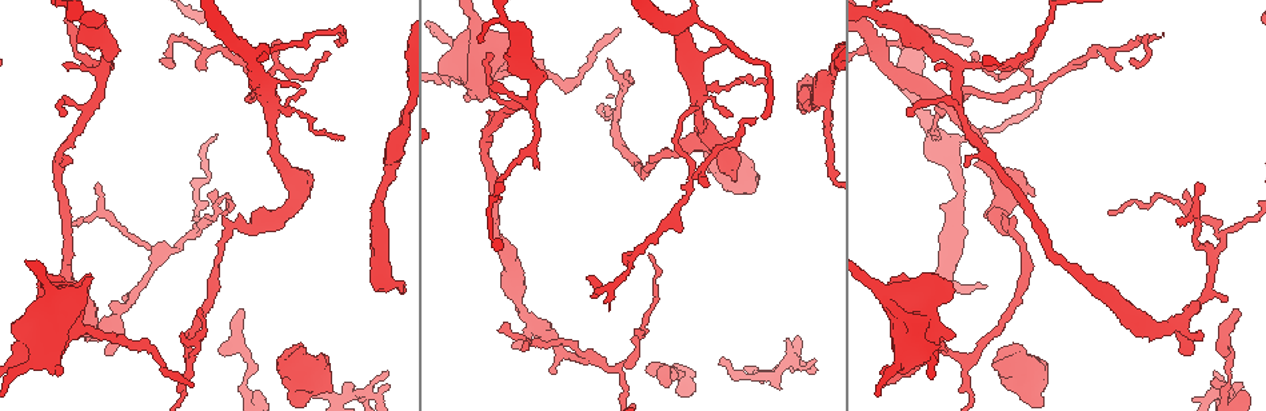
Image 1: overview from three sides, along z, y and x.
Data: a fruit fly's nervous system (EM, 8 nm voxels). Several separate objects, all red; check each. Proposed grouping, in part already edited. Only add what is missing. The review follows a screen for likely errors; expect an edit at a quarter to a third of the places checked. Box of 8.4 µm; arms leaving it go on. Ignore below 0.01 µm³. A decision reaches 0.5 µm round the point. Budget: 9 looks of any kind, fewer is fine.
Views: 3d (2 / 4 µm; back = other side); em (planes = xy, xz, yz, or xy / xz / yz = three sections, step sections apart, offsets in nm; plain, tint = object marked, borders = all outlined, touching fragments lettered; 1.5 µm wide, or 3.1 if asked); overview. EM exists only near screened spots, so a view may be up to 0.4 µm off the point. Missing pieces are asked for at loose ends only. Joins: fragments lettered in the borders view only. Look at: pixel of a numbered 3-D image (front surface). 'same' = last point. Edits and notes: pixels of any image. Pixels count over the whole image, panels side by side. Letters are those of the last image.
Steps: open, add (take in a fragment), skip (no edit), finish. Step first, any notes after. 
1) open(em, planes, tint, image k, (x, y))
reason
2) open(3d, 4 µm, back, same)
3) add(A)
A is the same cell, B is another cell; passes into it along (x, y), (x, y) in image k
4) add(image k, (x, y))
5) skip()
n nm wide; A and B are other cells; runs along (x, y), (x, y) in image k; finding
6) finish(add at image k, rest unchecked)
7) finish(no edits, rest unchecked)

open(em, planes, borders, image 1, (879, 373))
branch stops here

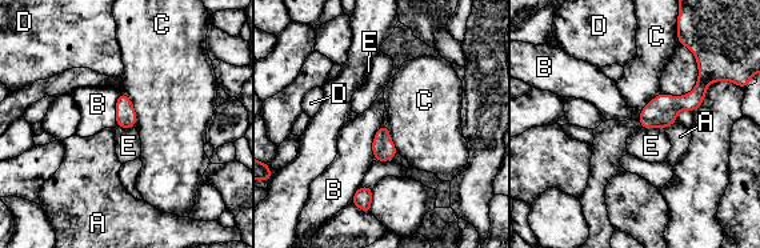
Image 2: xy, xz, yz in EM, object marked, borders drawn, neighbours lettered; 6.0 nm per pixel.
skip()
A, B, C, D and E are other cells; border along (383, 123), (372, 143), (374, 160) in image 2; no lettered fragment goes on from it

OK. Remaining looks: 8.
open(em, xy, step 4, tint, image 1, (62, 114))
tapers out

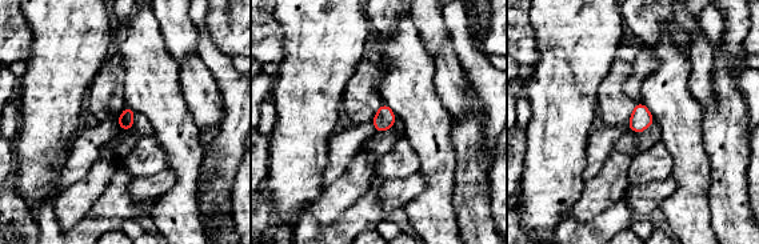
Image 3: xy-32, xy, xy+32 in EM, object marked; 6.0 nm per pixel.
open(em, planes, borders, same)

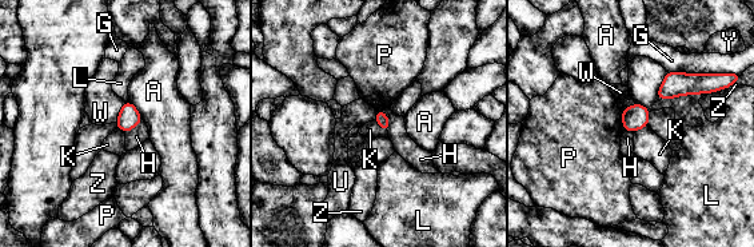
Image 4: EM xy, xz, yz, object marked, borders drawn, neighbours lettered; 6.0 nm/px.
skip()
A, G, H, K, L, P, U, W, Y and Z are other cells; border along (374, 119), (387, 132) in image 4; none of them fits

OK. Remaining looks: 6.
open(em, planes, borders, image 1, (90, 277))
stops while still wide

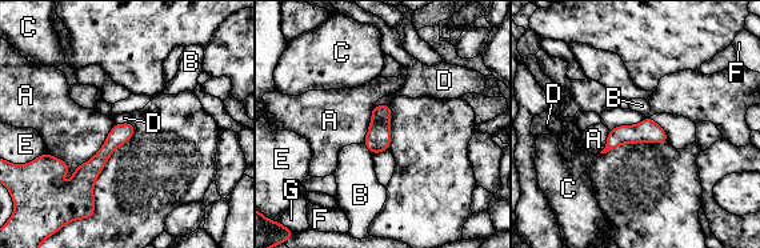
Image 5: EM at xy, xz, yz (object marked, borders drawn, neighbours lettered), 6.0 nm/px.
skip()
A, B, C, D, E, F and G are other cells; runs along (128, 126), (86, 175), (86, 196) in image 5; none of them fits

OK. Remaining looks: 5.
open(em, planes, borders, image 1, (73, 225))
thin end

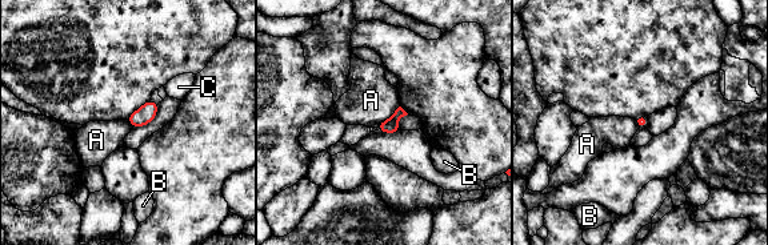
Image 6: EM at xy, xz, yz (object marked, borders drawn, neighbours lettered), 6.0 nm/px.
skip()
70 nm wide; A, B and C are other cells; none of them fits

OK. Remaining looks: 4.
finish(no edits, rest unchecked)

